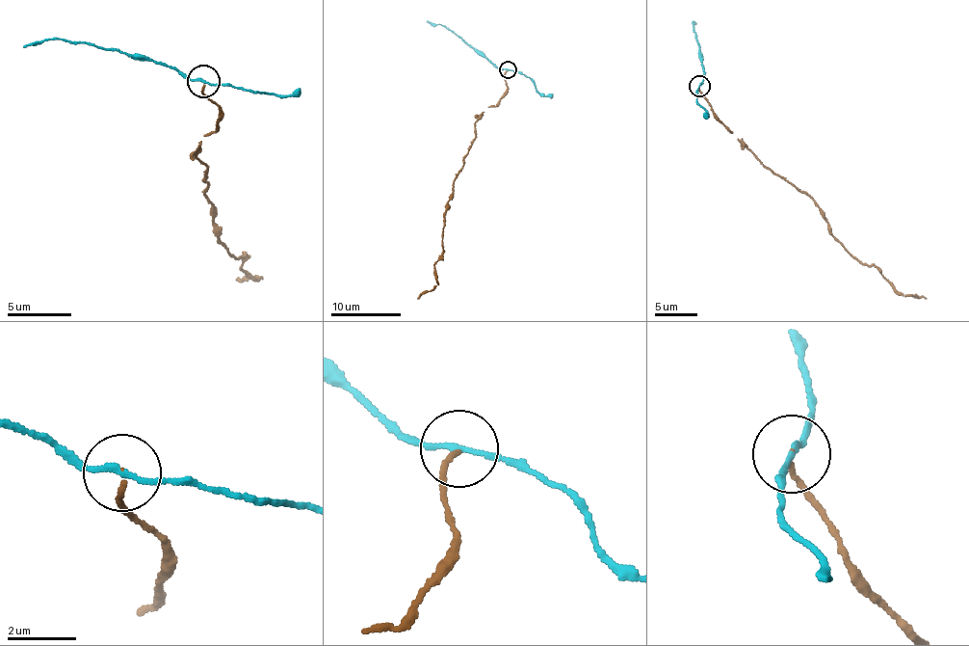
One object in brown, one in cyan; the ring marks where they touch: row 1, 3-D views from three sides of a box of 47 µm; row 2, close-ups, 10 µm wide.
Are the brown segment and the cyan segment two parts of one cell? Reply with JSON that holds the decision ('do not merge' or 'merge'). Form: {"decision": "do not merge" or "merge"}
{"decision": "do not merge"}

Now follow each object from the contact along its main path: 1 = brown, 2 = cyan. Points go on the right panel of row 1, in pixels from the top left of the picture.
1: (699, 86), (719, 122), (765, 166), (808, 195), (828, 229), (853, 256), (873, 266), (897, 292), (925, 298)
2: (699, 86), (705, 75), (693, 21)

